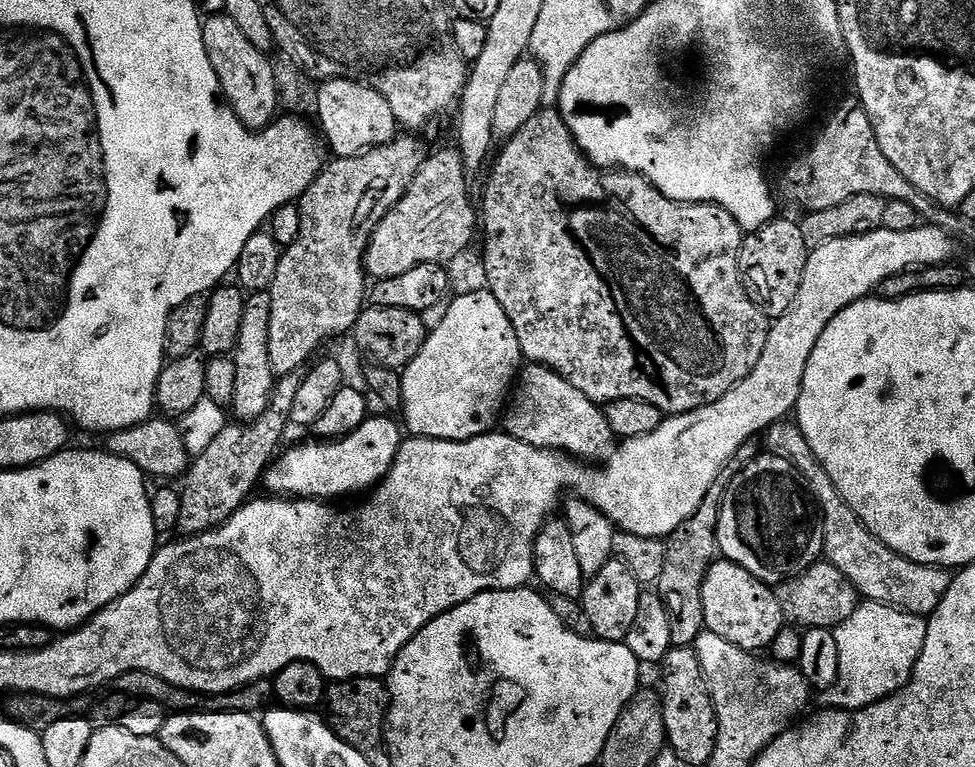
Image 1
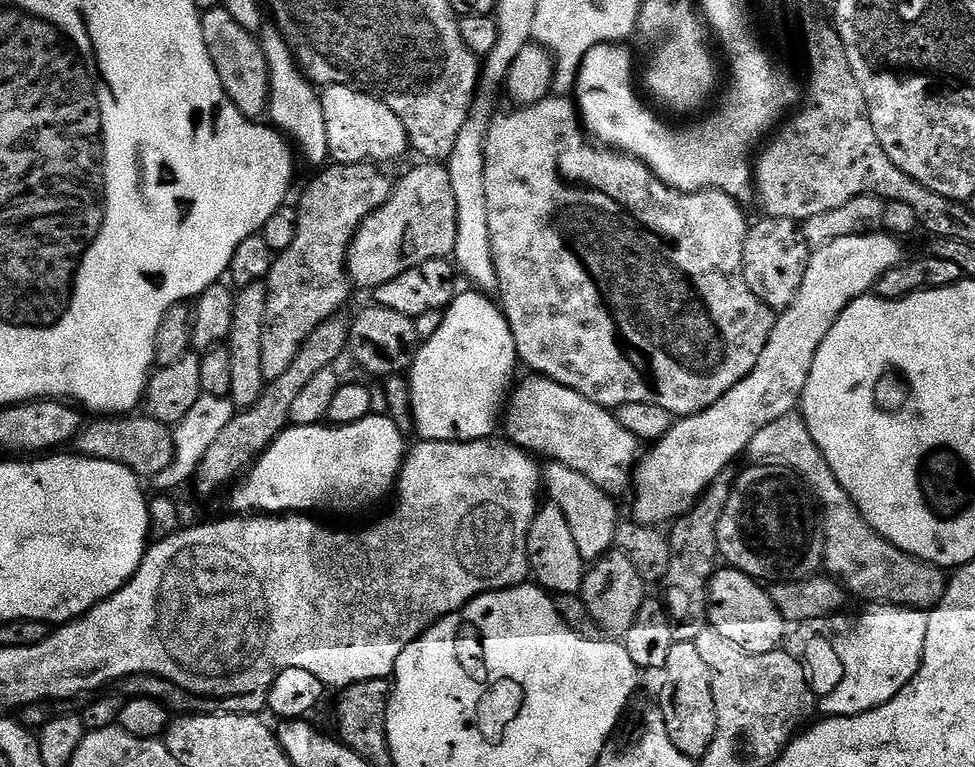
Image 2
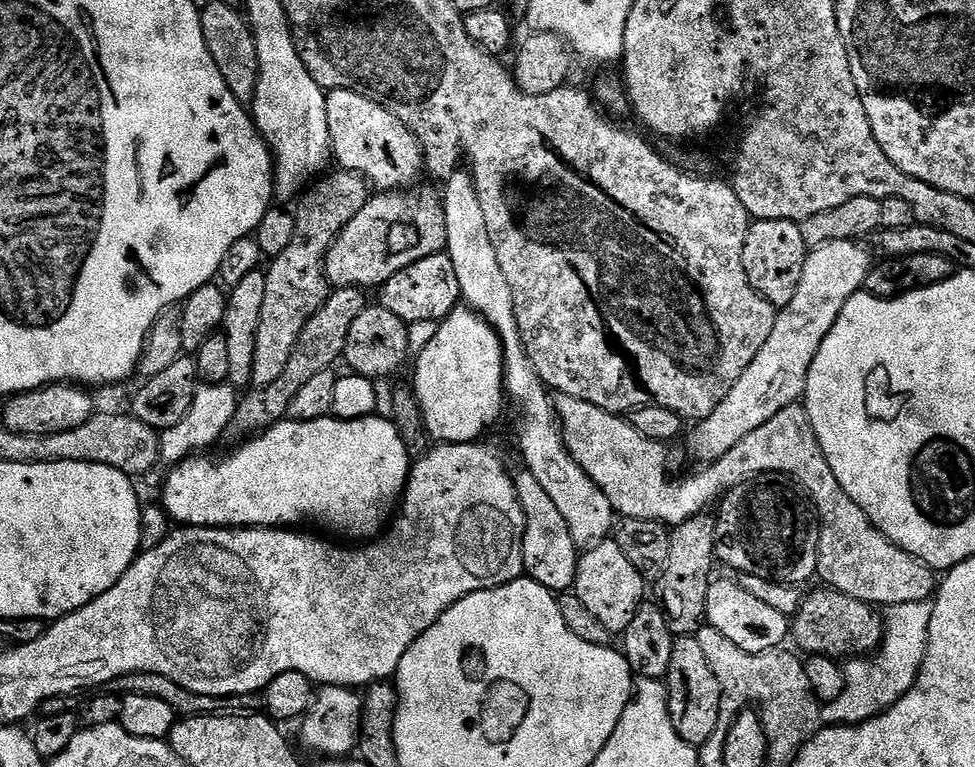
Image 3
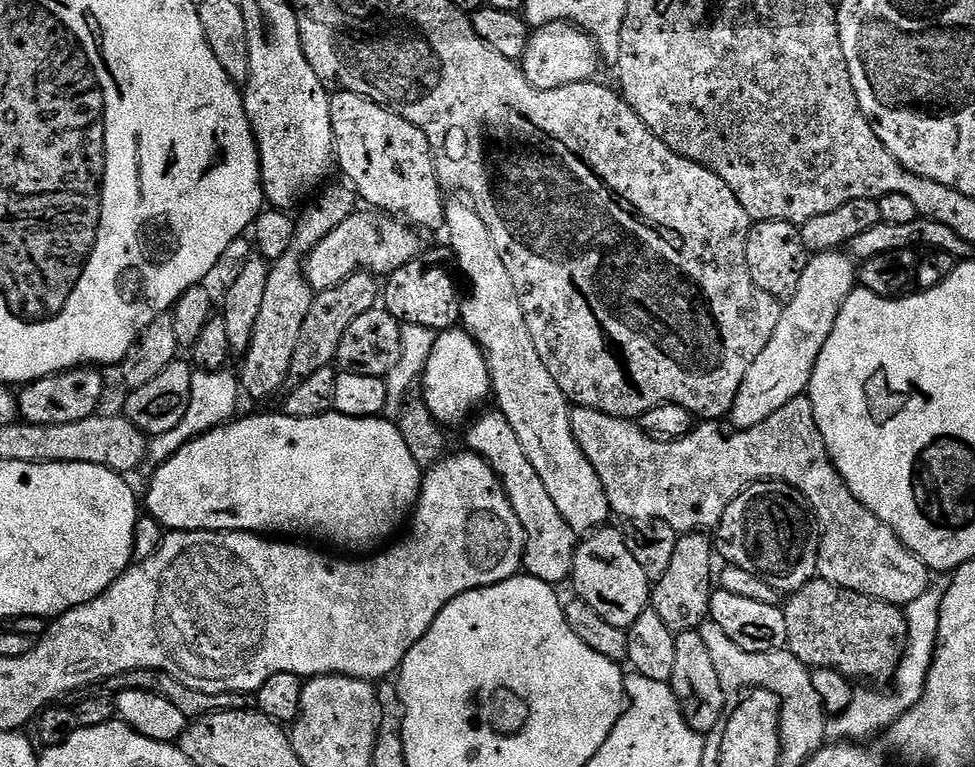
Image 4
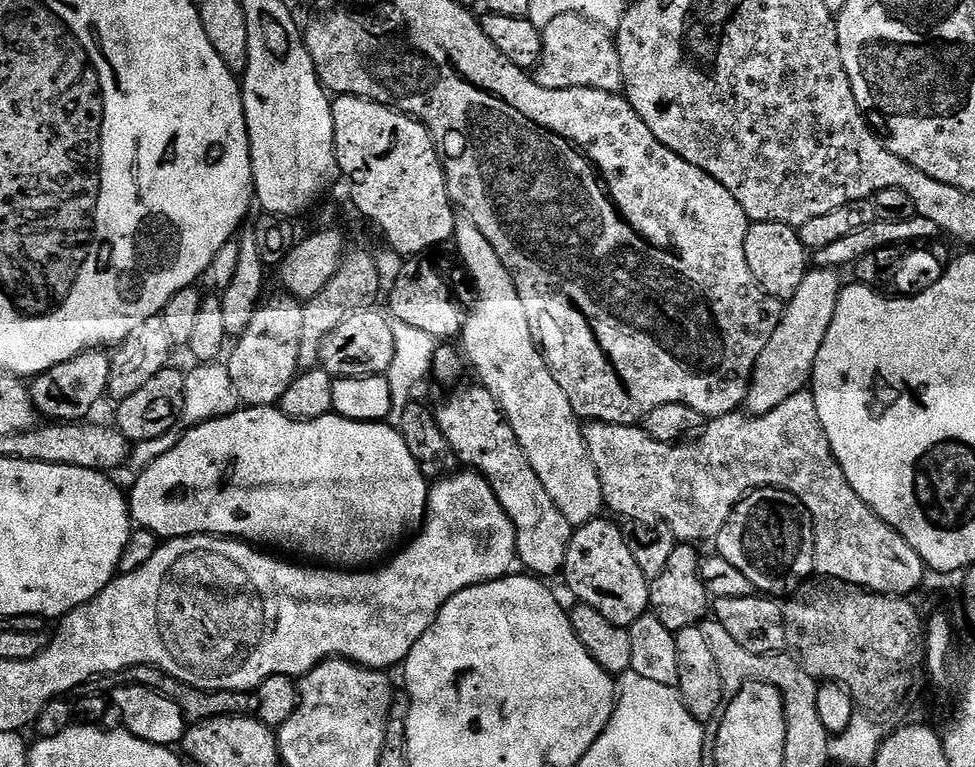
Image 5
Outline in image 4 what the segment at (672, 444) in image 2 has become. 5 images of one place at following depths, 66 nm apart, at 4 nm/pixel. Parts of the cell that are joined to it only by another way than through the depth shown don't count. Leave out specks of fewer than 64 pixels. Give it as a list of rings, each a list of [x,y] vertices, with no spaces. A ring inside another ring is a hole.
[[[837,250],[835,252],[817,252],[809,259],[806,270],[802,270],[802,279],[798,281],[798,290],[794,290],[791,300],[783,305],[778,318],[778,330],[774,330],[770,342],[766,342],[766,350],[762,350],[762,354],[754,358],[754,366],[750,366],[738,390],[738,398],[730,413],[733,429],[758,426],[766,422],[766,418],[770,418],[774,410],[782,410],[786,402],[807,393],[808,384],[812,381],[814,374],[814,366],[818,362],[818,354],[822,354],[822,346],[826,346],[826,338],[830,338],[830,330],[834,330],[834,322],[838,322],[838,314],[842,306],[857,284],[858,268],[851,255]]]

